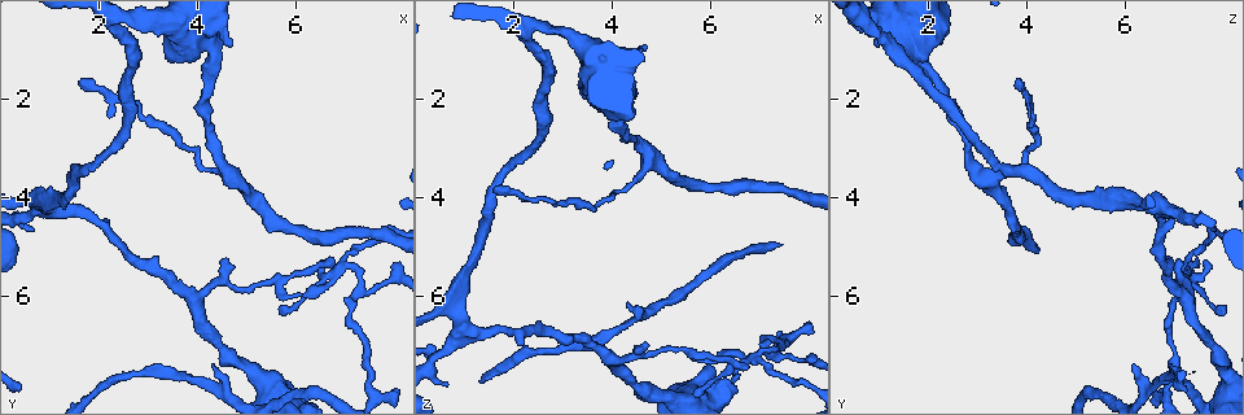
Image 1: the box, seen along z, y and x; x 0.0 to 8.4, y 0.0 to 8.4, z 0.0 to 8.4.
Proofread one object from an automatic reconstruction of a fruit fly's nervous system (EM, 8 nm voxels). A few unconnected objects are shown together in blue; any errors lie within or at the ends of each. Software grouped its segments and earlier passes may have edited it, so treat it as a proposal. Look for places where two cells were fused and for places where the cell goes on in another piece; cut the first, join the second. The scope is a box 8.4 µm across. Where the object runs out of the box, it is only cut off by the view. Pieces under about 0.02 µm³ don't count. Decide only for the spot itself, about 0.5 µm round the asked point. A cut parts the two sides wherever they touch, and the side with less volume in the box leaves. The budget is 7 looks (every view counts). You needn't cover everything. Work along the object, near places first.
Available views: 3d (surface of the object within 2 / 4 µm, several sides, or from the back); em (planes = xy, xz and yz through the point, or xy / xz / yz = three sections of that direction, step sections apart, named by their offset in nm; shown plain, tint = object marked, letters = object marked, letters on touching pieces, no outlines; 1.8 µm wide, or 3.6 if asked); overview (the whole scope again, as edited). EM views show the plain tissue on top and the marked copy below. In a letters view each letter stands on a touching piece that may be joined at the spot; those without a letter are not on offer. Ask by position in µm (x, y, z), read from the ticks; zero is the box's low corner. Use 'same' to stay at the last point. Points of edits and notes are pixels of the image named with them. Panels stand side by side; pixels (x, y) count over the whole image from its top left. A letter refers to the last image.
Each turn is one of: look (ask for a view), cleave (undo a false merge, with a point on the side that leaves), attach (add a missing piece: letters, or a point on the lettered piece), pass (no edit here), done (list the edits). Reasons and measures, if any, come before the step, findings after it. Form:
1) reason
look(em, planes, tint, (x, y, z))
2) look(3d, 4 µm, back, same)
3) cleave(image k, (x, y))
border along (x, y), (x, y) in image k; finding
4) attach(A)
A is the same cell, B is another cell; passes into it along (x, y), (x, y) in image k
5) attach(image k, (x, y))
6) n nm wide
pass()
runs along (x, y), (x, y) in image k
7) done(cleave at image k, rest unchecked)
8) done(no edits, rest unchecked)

look(em, xz, step 8, tint, (0.60, 4.65, 7.75))

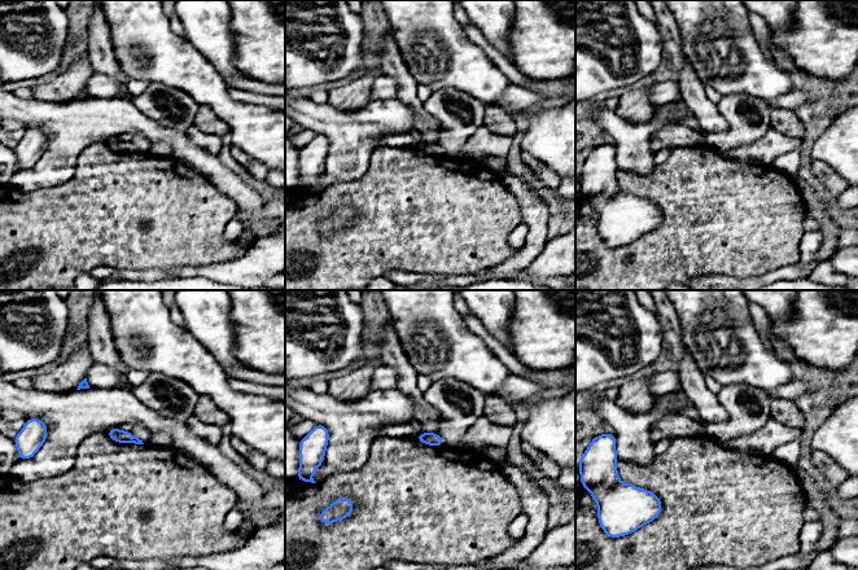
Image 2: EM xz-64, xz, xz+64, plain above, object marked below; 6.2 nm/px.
another direction
look(em, planes, tint, same)

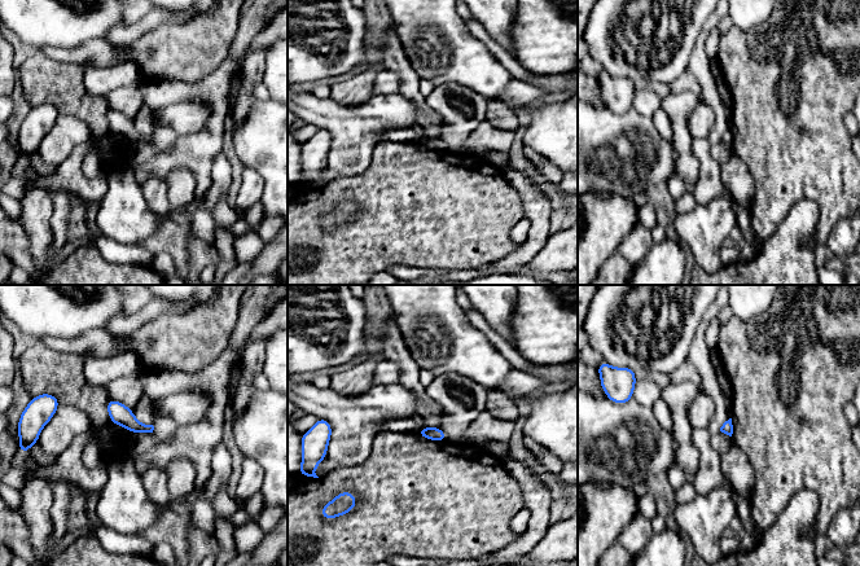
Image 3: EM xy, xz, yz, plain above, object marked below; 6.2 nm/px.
look(em, planes, letters, same)

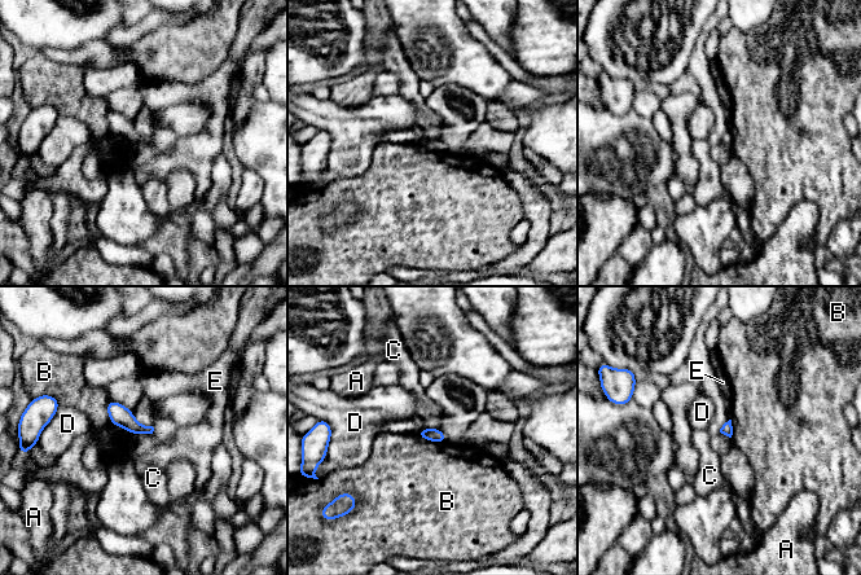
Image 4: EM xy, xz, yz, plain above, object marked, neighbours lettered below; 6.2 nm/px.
pass()
A, B, C, D and E are other cells; border along (416, 434), (430, 440), (446, 442) in image 4; no lettered piece goes on from it

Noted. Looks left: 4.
an open end
look(3d, 2 µm, (4.30, 7.35, 6.15))

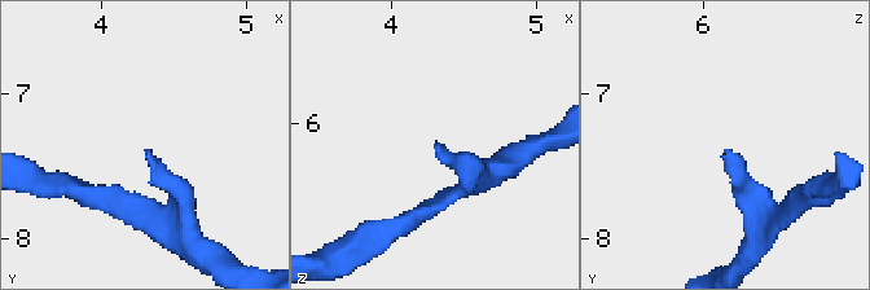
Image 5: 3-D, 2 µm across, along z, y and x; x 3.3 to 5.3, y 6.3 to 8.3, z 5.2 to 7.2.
look(em, yz, step 16, tint, (4.30, 7.38, 6.18))

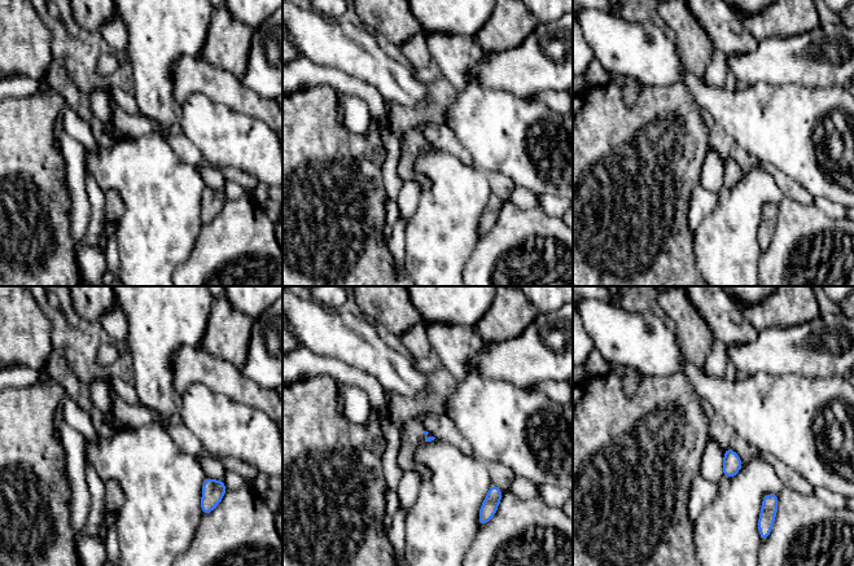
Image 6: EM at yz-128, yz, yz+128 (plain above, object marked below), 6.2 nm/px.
another direction
look(em, planes, letters, same)

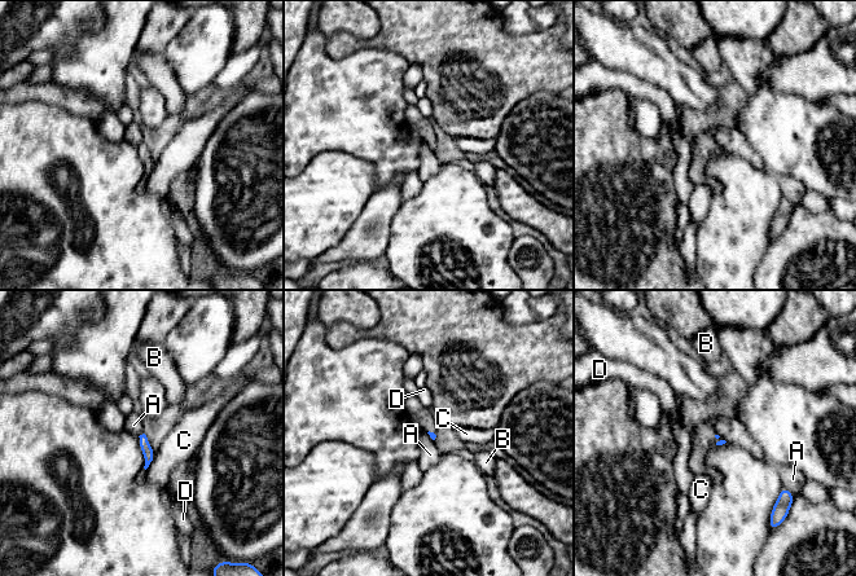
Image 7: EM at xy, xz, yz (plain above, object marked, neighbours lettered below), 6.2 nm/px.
pass()
A, B, C and D are other cells; no lettered piece goes on from it

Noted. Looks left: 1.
done(no edits, rest unchecked)

